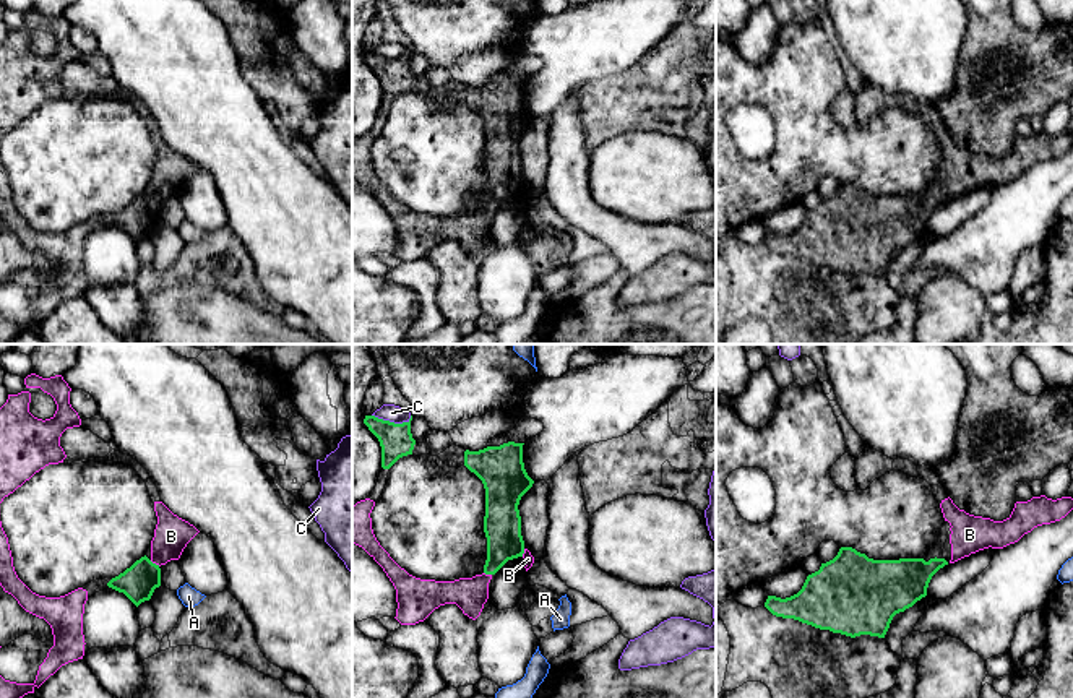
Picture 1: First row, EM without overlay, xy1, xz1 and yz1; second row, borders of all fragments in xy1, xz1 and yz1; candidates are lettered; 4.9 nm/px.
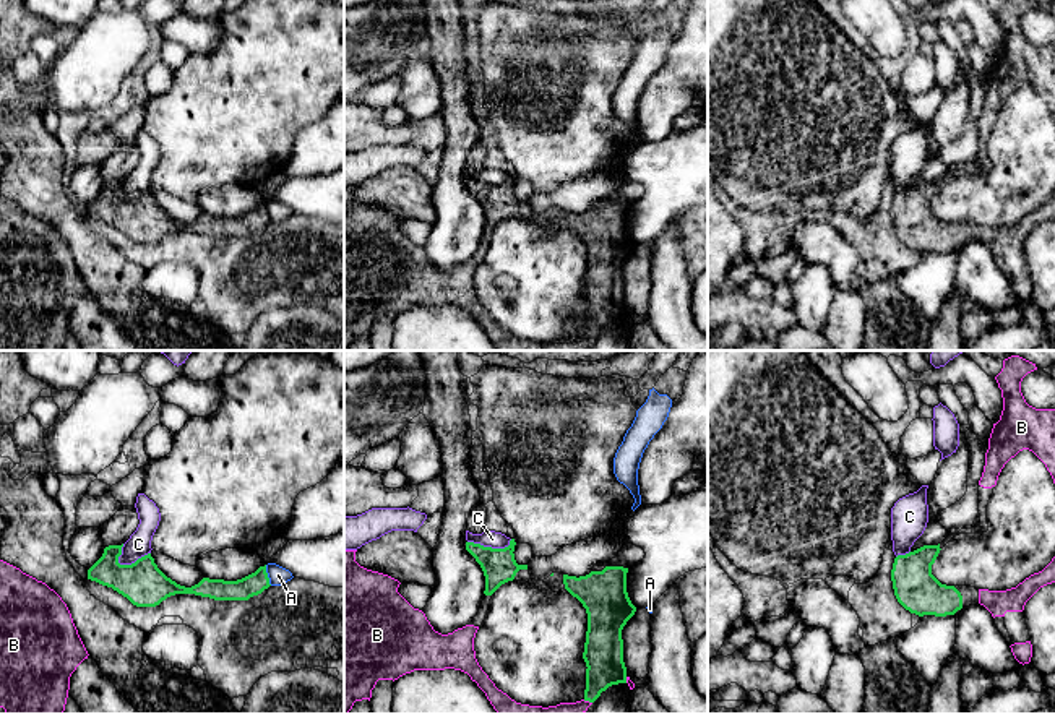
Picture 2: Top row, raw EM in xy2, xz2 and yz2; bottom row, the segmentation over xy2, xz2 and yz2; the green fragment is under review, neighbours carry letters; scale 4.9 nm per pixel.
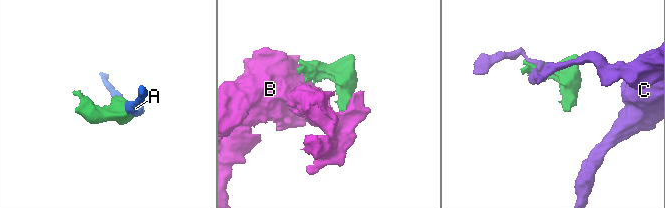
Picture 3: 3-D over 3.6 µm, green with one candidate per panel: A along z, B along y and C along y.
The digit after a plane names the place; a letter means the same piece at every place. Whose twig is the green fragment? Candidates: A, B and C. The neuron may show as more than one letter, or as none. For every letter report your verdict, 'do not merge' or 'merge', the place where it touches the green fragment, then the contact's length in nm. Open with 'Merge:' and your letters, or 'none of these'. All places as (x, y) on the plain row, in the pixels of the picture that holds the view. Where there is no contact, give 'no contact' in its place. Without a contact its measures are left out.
Merge: B
A: do not merge; contact xy2 (266, 211); length 110 nm
B: merge; contact xy1 (155, 200); length 60 nm
C: do not merge; contact xy2 (135, 198); length 180 nm

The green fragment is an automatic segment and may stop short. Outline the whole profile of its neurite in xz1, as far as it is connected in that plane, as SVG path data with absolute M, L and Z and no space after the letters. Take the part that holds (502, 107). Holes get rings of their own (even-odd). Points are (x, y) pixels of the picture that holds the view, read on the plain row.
M508 78L479 88L464 88L464 102L482 117L485 125L485 211L495 211L508 196L524 190L518 141L534 117L524 106L523 81Z

